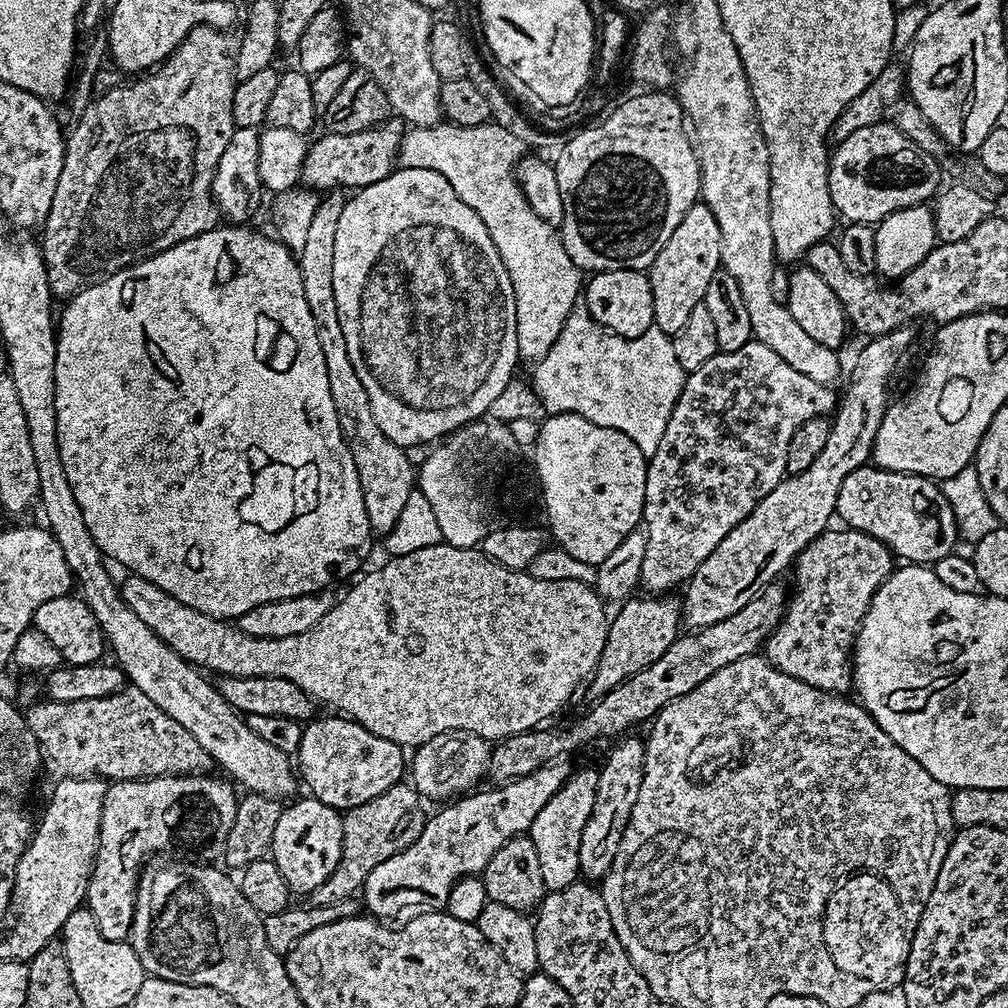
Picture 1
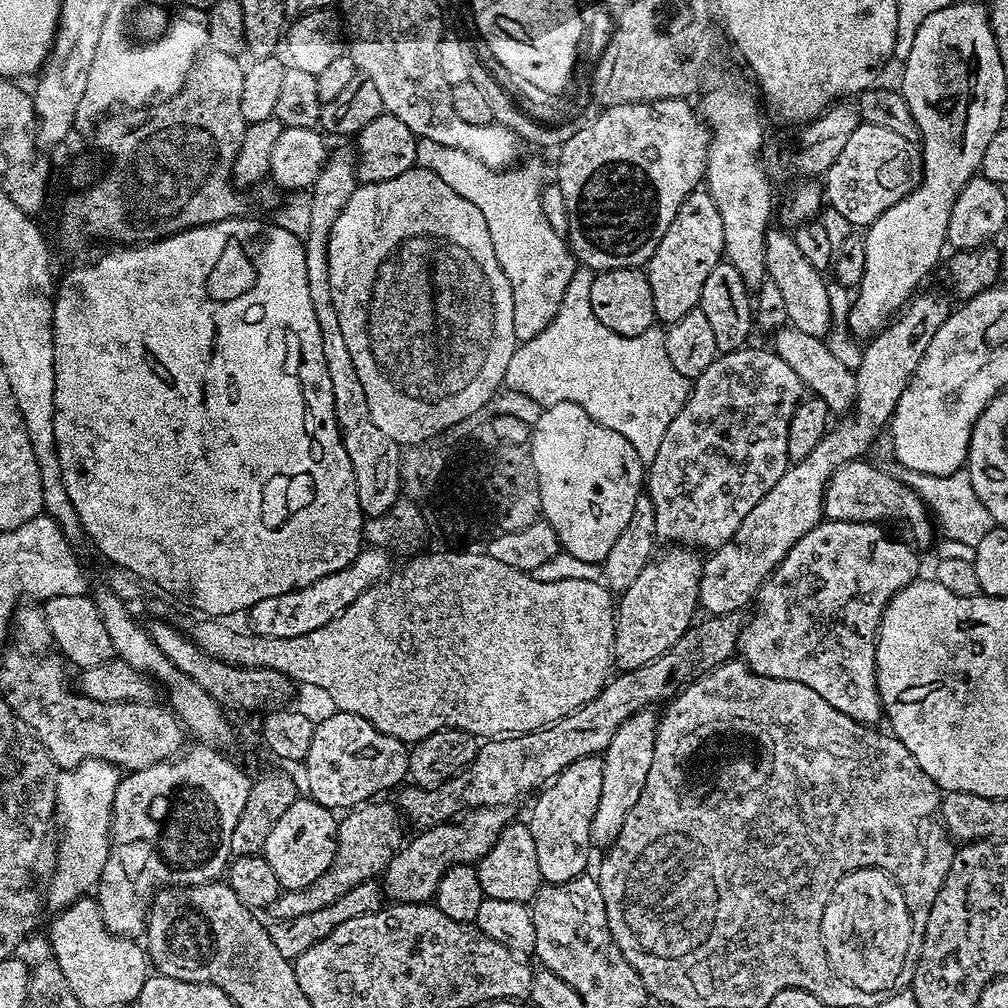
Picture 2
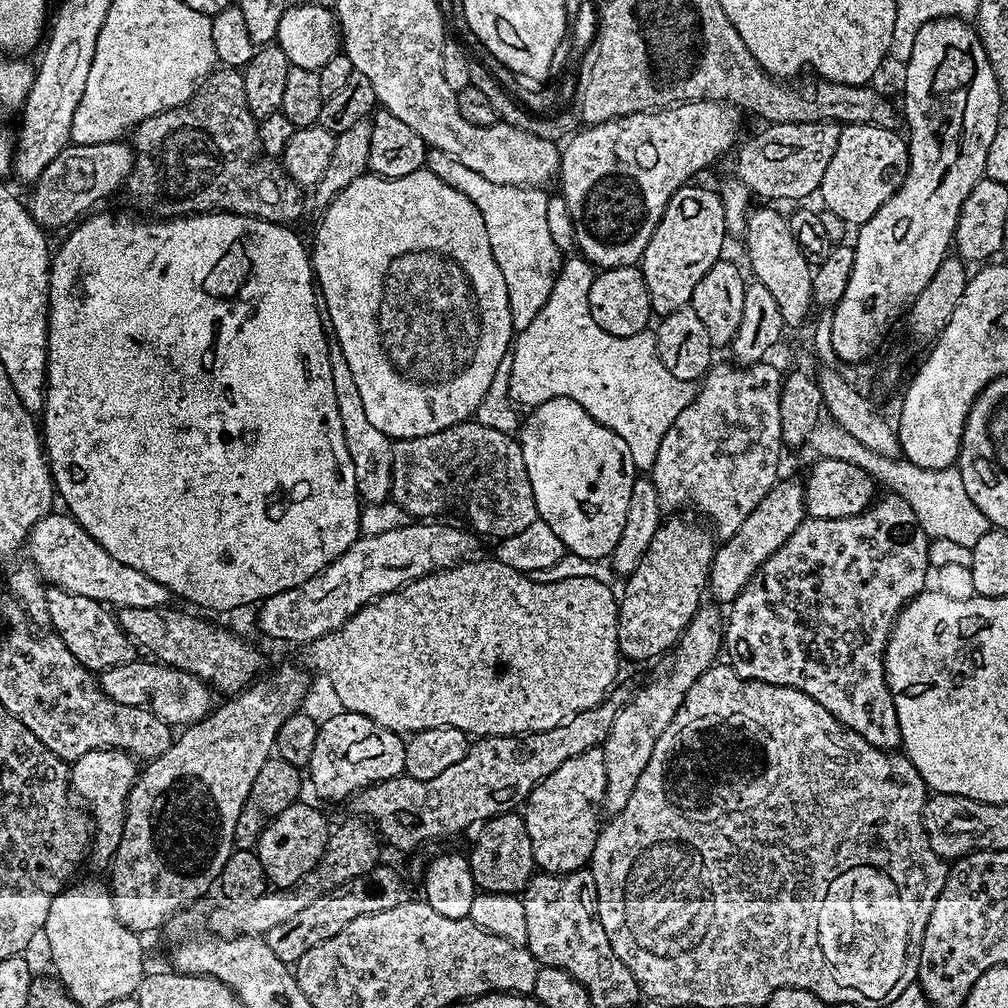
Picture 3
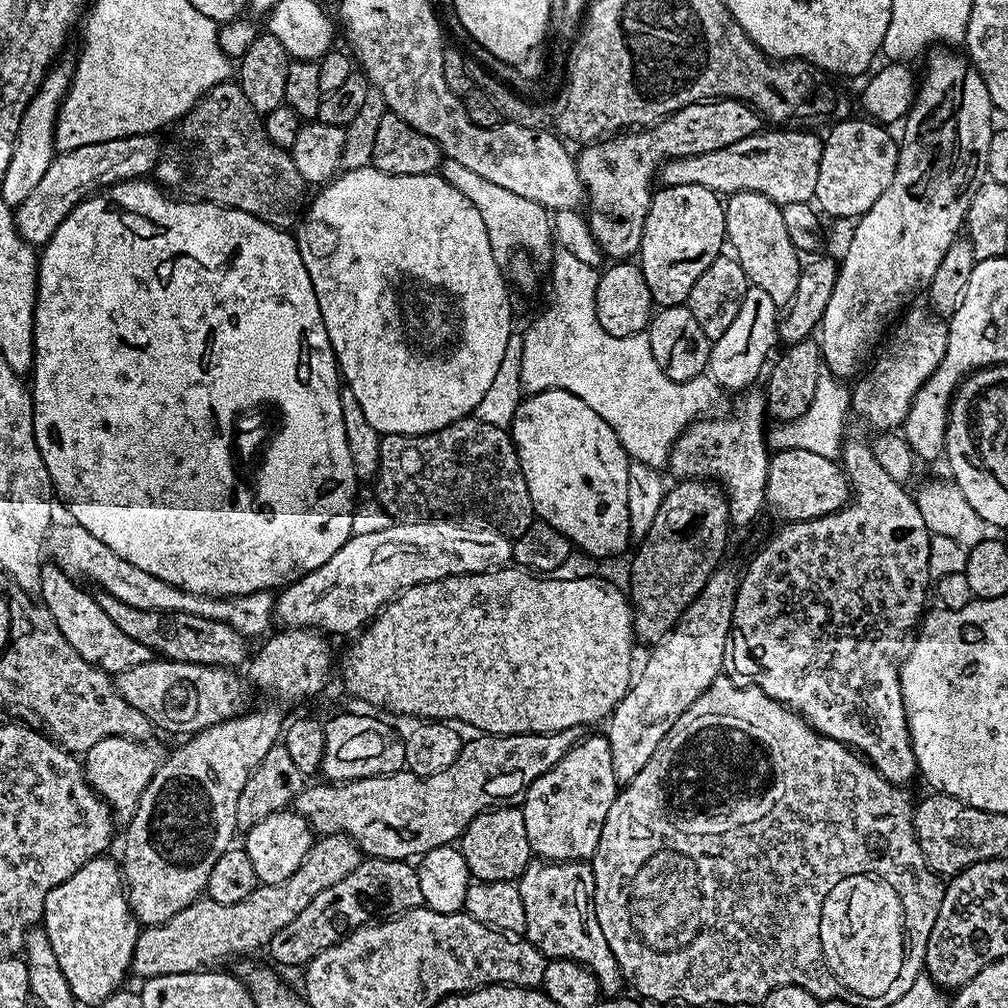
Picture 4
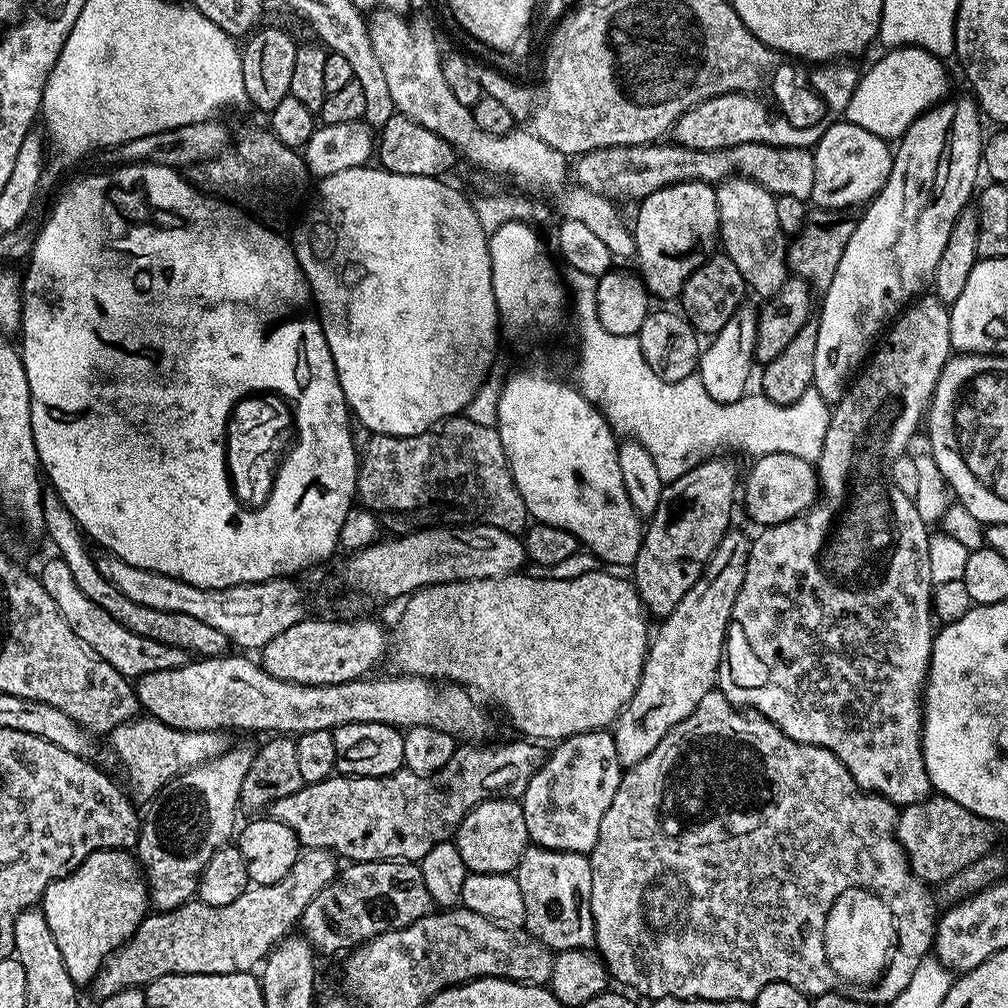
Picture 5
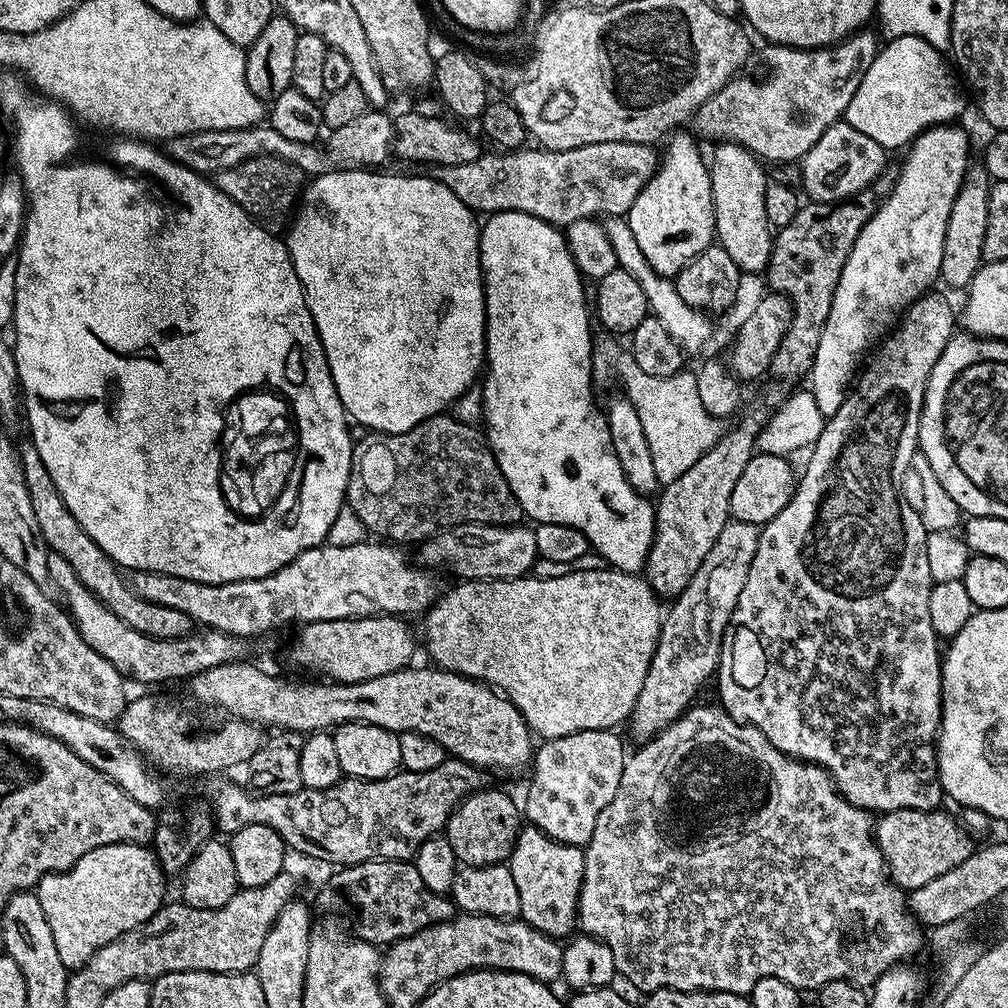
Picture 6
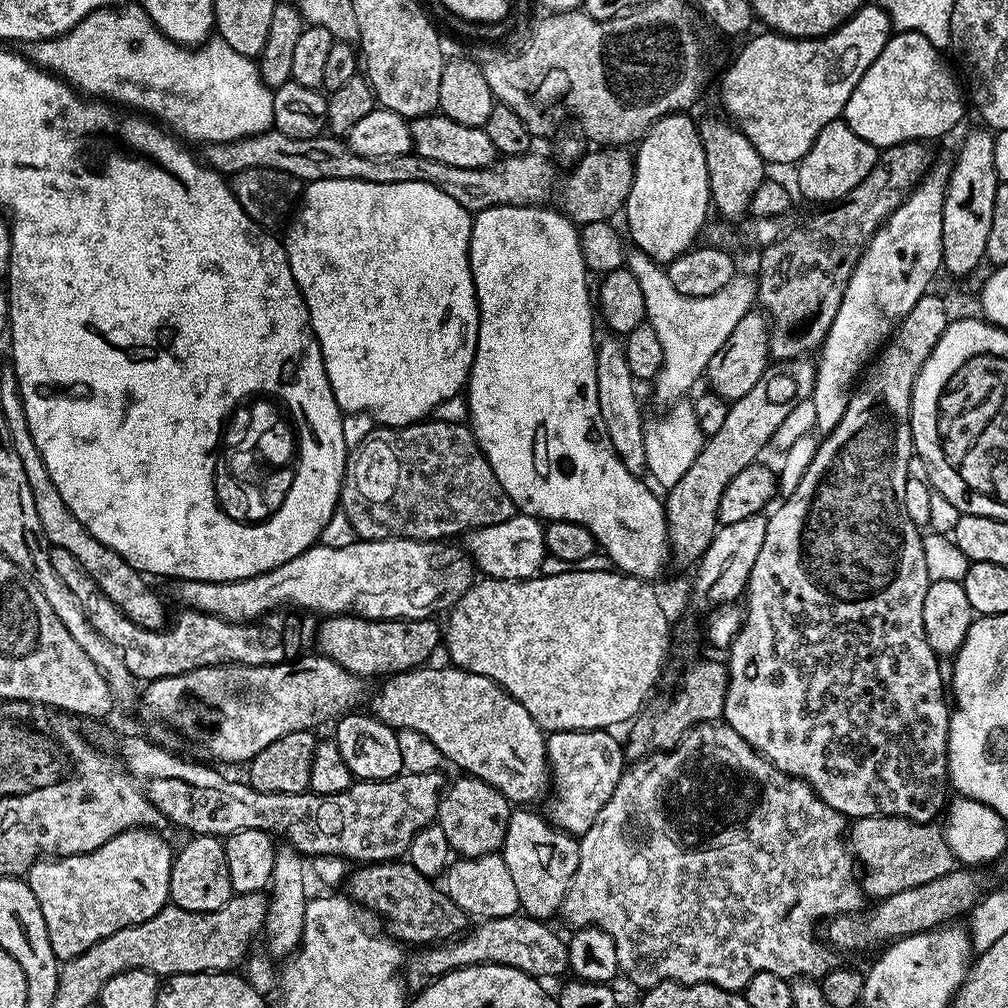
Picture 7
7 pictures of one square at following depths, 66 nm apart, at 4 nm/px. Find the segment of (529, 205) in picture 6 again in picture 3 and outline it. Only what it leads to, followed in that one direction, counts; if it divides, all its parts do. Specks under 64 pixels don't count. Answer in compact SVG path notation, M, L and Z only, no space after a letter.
M823 120L823 122L802 122L801 124L768 124L764 126L757 136L752 136L744 145L735 149L736 154L736 172L734 172L735 179L742 181L747 186L749 192L753 197L762 199L764 202L776 202L772 200L800 200L796 202L804 202L808 195L819 193L820 183L822 182L822 174L826 174L826 166L830 166L830 158L834 158L834 150L838 148L838 138L840 137L841 125L835 124L830 120Z

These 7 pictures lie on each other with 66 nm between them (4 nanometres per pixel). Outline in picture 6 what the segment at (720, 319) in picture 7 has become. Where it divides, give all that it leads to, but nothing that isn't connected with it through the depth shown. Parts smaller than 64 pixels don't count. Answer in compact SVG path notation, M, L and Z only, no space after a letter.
M605 216L602 223L606 230L606 238L610 238L610 244L614 246L614 255L618 258L618 266L626 270L626 274L633 276L642 285L642 291L646 293L648 306L651 315L654 315L670 330L679 342L685 353L696 352L712 336L712 324L709 313L699 312L696 308L686 306L682 298L678 298L678 290L675 283L667 277L660 276L646 262L646 254L642 254L642 249L638 247L638 238L634 238L634 230L630 230L627 219L623 216Z

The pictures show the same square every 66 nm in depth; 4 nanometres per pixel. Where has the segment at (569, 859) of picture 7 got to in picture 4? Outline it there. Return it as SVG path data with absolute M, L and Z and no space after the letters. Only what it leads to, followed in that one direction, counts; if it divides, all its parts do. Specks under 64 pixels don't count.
M533 859L526 866L519 881L522 894L522 910L526 910L526 926L523 935L545 958L553 960L577 960L586 966L598 980L605 997L615 998L625 991L626 981L610 946L606 946L606 934L598 926L596 907L592 905L594 874L591 863L578 860L549 862Z

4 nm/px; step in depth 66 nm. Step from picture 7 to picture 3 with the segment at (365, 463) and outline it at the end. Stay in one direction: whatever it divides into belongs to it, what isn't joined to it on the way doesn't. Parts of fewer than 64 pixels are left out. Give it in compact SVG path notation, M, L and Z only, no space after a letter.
M475 418L434 434L395 441L391 499L412 518L440 518L443 512L457 512L468 520L473 533L496 536L497 541L526 530L538 518L519 439L502 430L490 430Z

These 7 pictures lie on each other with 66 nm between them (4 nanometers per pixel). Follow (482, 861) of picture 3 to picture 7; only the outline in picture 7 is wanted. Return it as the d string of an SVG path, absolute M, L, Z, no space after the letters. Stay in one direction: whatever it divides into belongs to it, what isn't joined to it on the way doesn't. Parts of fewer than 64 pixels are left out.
M467 774L447 785L442 793L436 820L446 834L446 842L457 857L490 856L499 853L504 846L506 826L514 808L497 788Z

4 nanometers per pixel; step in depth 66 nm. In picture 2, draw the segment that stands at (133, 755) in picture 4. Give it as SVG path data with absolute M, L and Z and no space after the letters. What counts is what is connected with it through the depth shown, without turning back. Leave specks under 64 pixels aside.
M87 760L61 771L56 791L58 828L64 831L56 852L56 873L48 880L46 904L63 910L75 900L87 897L102 878L102 866L112 845L114 794L120 785L121 769L105 760Z

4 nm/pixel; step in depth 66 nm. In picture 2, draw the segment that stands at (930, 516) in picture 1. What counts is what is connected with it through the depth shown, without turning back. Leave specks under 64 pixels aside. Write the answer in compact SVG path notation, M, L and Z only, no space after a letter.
M864 458L851 460L836 469L824 491L824 516L830 520L849 520L859 524L885 522L884 520L892 520L897 516L900 520L908 520L918 539L926 539L930 512L920 495L884 471L883 467L876 465L875 468L866 461Z

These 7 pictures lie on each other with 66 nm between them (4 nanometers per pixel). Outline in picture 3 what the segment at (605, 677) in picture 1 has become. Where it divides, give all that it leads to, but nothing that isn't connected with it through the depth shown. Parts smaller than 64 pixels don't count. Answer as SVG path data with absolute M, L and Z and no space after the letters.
M672 514L658 526L654 542L642 554L642 562L623 581L624 596L619 597L618 607L618 646L621 657L628 660L652 660L663 657L675 647L677 640L684 633L690 618L702 606L708 587L708 575L712 569L712 559L716 557L718 547L713 533L703 523L695 524L692 520L683 520L683 515Z

